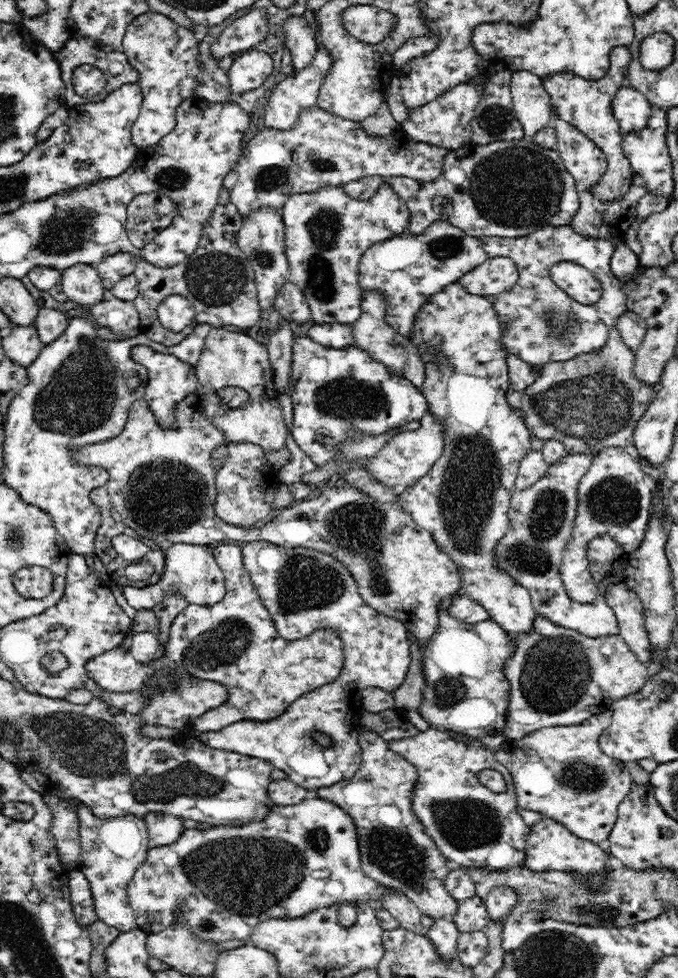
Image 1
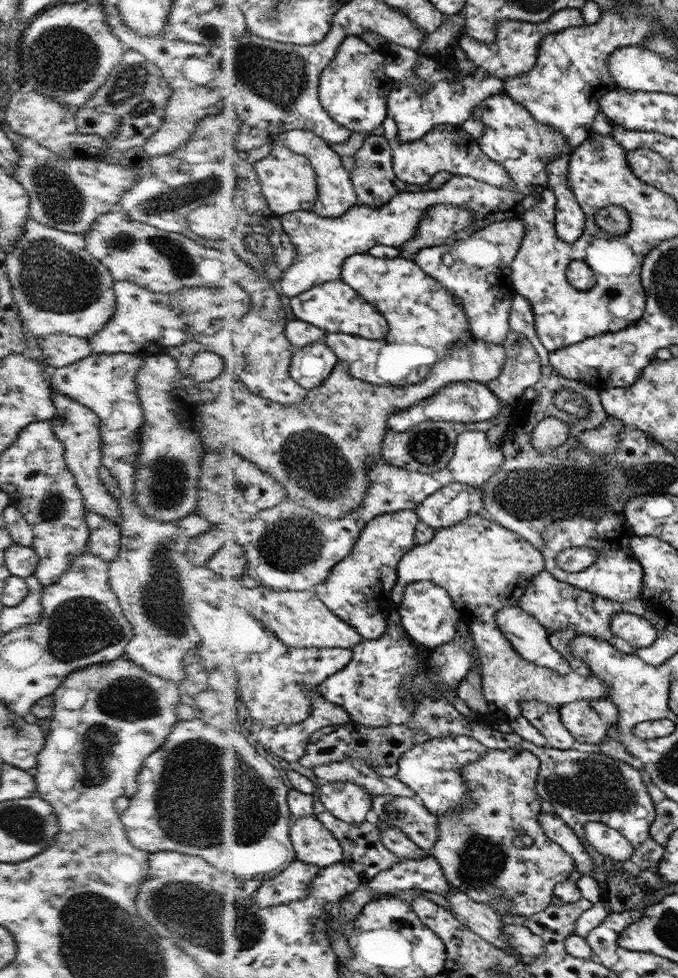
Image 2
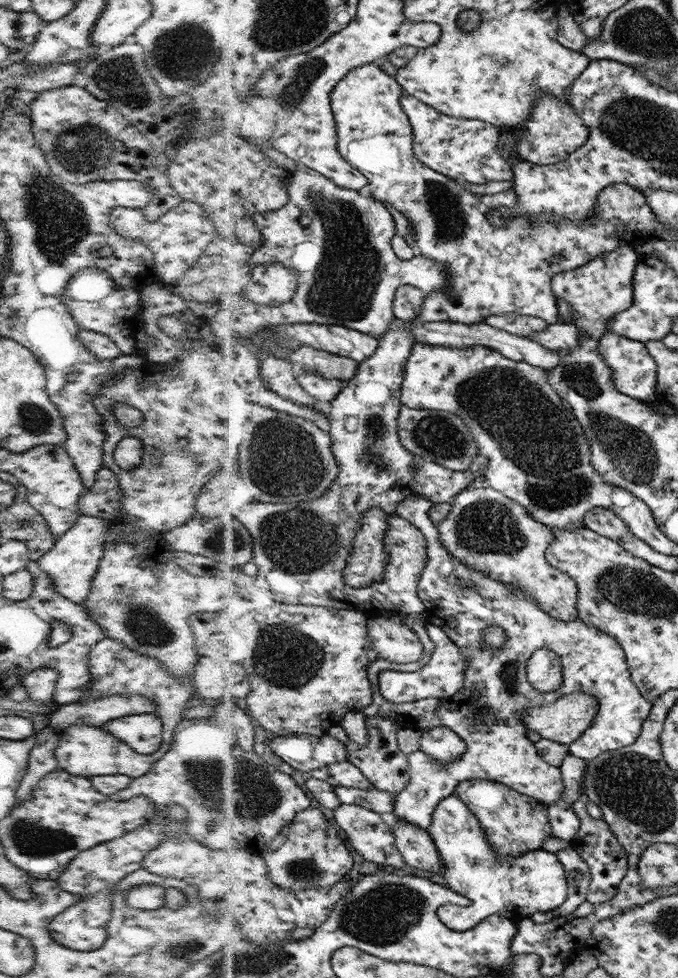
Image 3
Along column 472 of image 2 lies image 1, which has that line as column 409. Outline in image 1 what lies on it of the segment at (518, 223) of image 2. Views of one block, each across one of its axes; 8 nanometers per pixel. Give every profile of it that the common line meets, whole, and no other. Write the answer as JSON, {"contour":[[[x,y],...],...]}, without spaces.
{"contour":[[[446,220],[432,222],[420,236],[402,233],[372,246],[358,262],[358,283],[361,297],[368,293],[384,293],[384,317],[388,324],[408,337],[412,334],[412,318],[428,298],[450,282],[476,268],[488,258],[481,240],[467,236],[460,228]]]}

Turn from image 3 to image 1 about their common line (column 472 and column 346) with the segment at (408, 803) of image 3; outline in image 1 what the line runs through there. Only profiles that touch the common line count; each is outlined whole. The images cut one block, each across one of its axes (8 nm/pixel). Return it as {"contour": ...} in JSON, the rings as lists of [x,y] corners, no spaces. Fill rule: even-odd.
{"contour":[[[268,541],[248,542],[246,546],[242,546],[241,551],[243,554],[243,565],[249,572],[252,583],[254,583],[254,587],[256,587],[258,595],[262,599],[266,609],[269,611],[273,624],[276,626],[279,635],[286,640],[292,640],[292,638],[304,638],[304,636],[310,636],[310,634],[321,629],[334,630],[338,633],[338,637],[340,637],[340,640],[343,642],[346,662],[344,662],[344,667],[340,671],[341,675],[334,682],[319,686],[318,688],[303,694],[299,699],[296,699],[290,706],[288,706],[285,710],[284,716],[280,716],[280,718],[274,718],[274,720],[270,720],[270,722],[254,722],[248,720],[239,721],[231,726],[222,728],[222,730],[218,730],[218,732],[199,733],[196,730],[191,730],[190,732],[184,733],[191,733],[193,738],[197,738],[197,740],[203,742],[206,746],[211,746],[212,748],[217,748],[218,750],[227,750],[228,752],[242,753],[252,758],[261,758],[262,760],[269,762],[273,768],[283,770],[286,774],[288,774],[289,779],[292,782],[295,782],[298,786],[304,787],[304,789],[314,793],[316,793],[318,789],[327,788],[327,786],[335,785],[337,782],[350,780],[350,778],[352,778],[358,770],[363,754],[361,751],[361,746],[359,745],[359,734],[362,726],[360,714],[360,710],[362,708],[360,703],[361,695],[363,694],[364,689],[370,687],[376,687],[393,694],[402,682],[404,682],[408,668],[412,667],[412,645],[410,638],[408,638],[407,635],[408,624],[407,622],[400,621],[400,619],[392,618],[390,615],[380,614],[380,611],[376,611],[372,609],[372,606],[366,605],[366,603],[362,601],[360,593],[358,593],[358,583],[354,581],[354,577],[350,574],[350,571],[343,564],[340,564],[340,562],[338,562],[331,554],[324,554],[319,550],[302,548],[301,546],[276,546]],[[317,731],[324,731],[324,734],[331,738],[330,746],[323,747],[318,744],[316,740],[314,740],[312,735],[314,735]]]}

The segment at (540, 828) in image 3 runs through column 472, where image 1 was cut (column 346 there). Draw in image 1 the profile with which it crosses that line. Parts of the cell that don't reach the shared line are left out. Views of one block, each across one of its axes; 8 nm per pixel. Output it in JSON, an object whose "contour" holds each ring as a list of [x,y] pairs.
{"contour":[[[361,728],[359,745],[363,754],[355,775],[350,780],[318,789],[315,796],[343,806],[355,818],[355,827],[359,830],[360,861],[370,878],[405,894],[422,914],[453,920],[458,901],[444,886],[444,878],[452,867],[412,809],[416,767],[388,749],[388,741],[367,728]]]}

